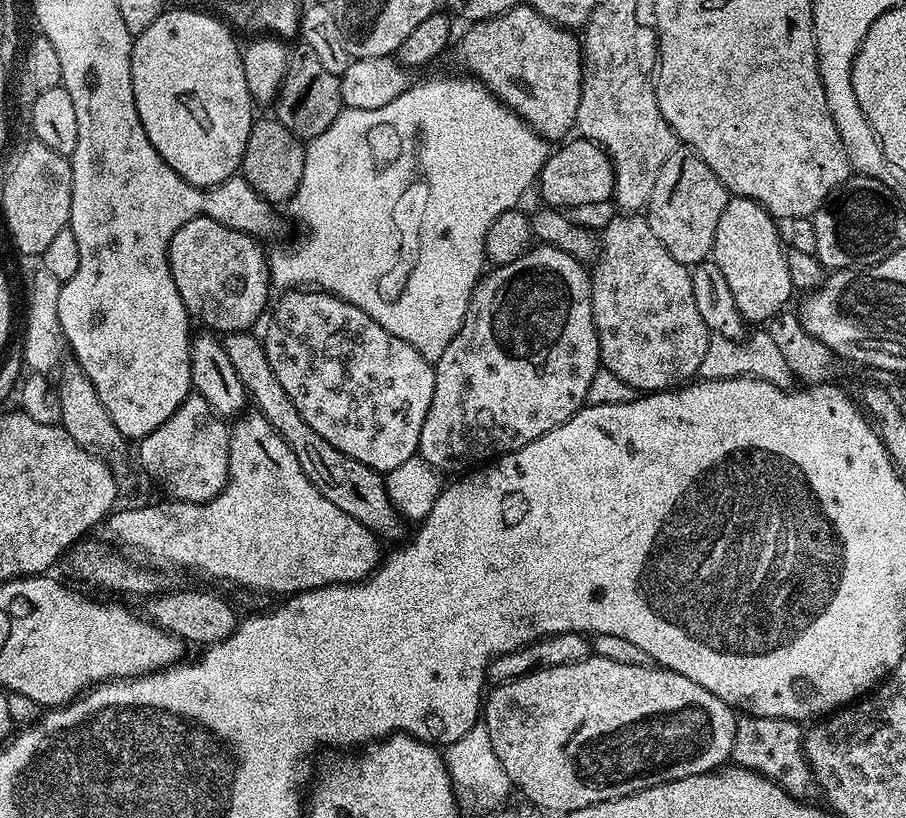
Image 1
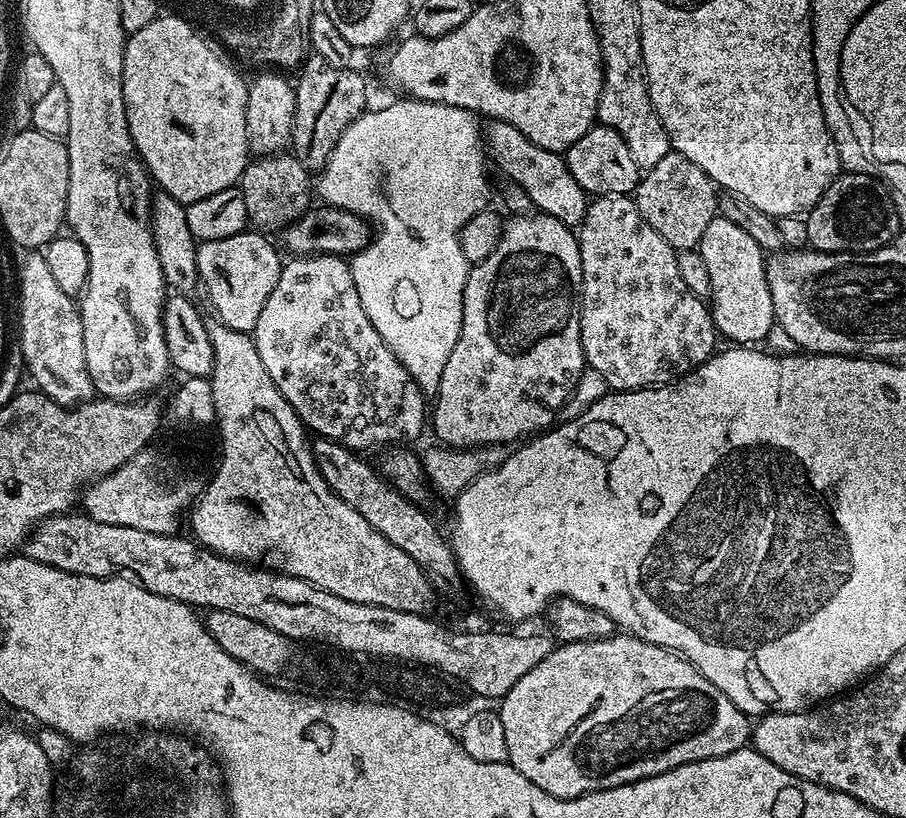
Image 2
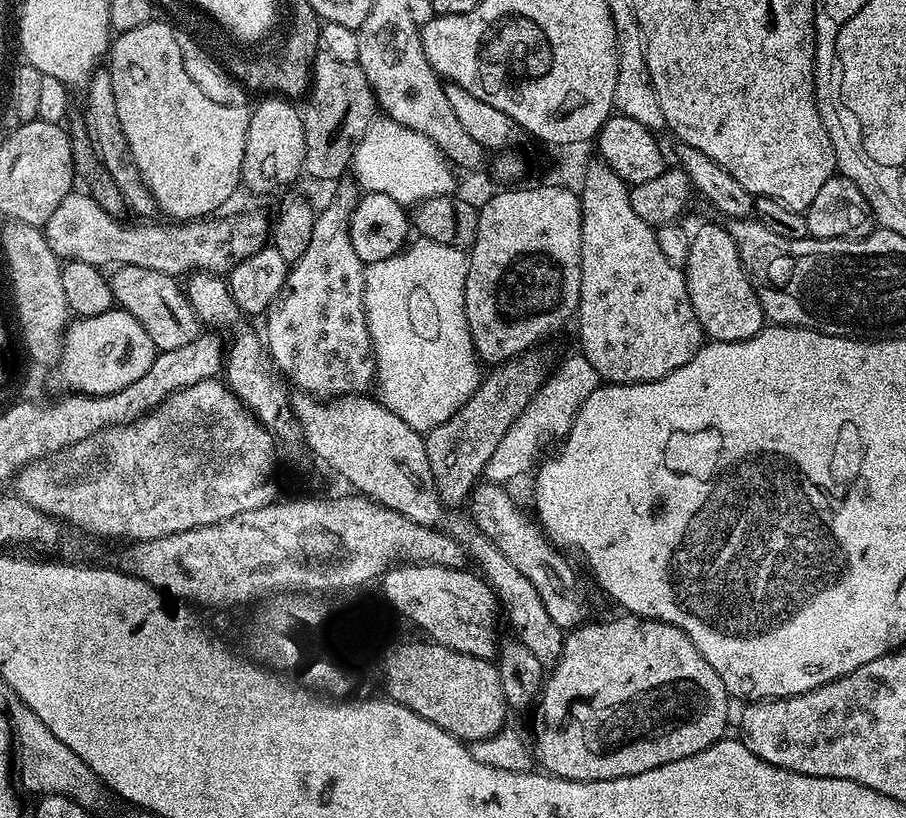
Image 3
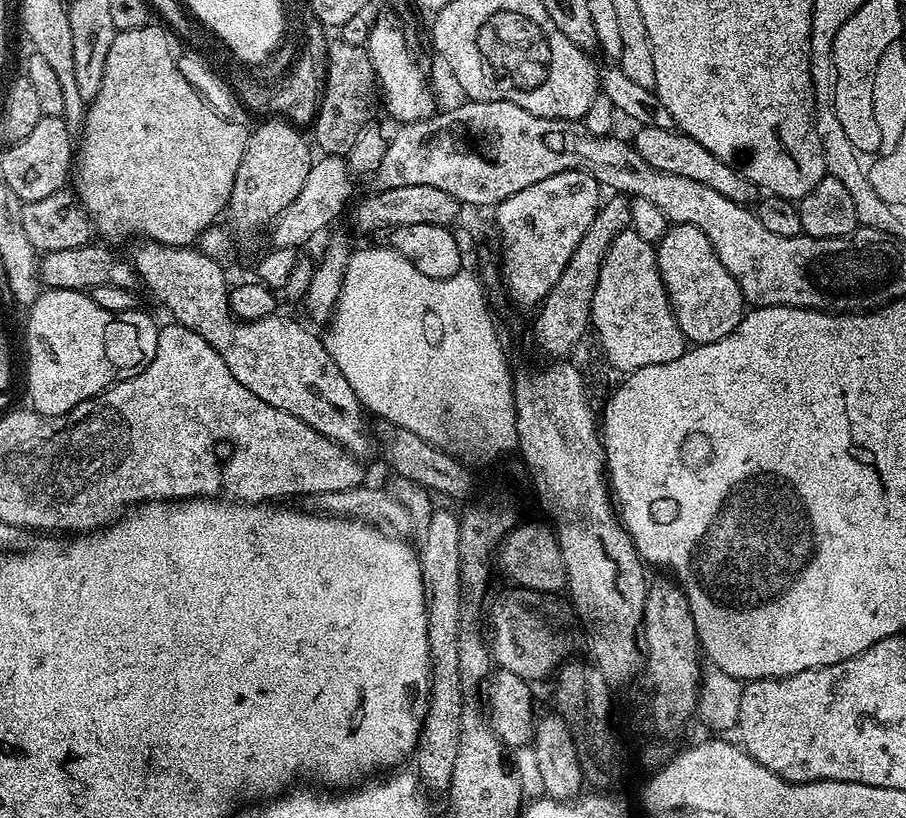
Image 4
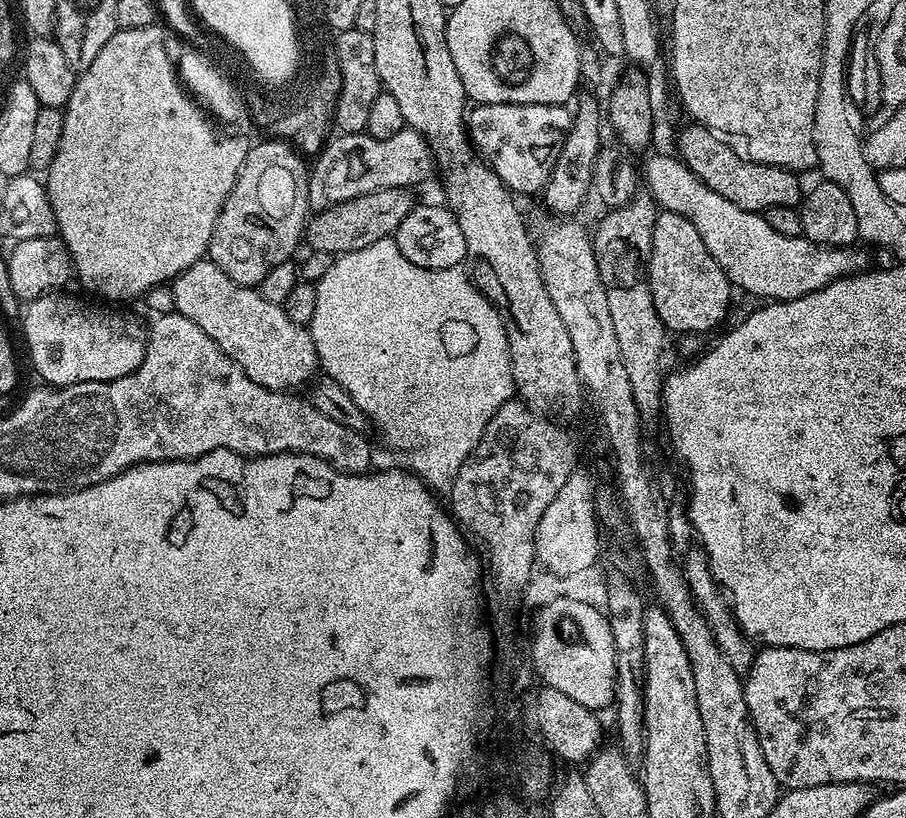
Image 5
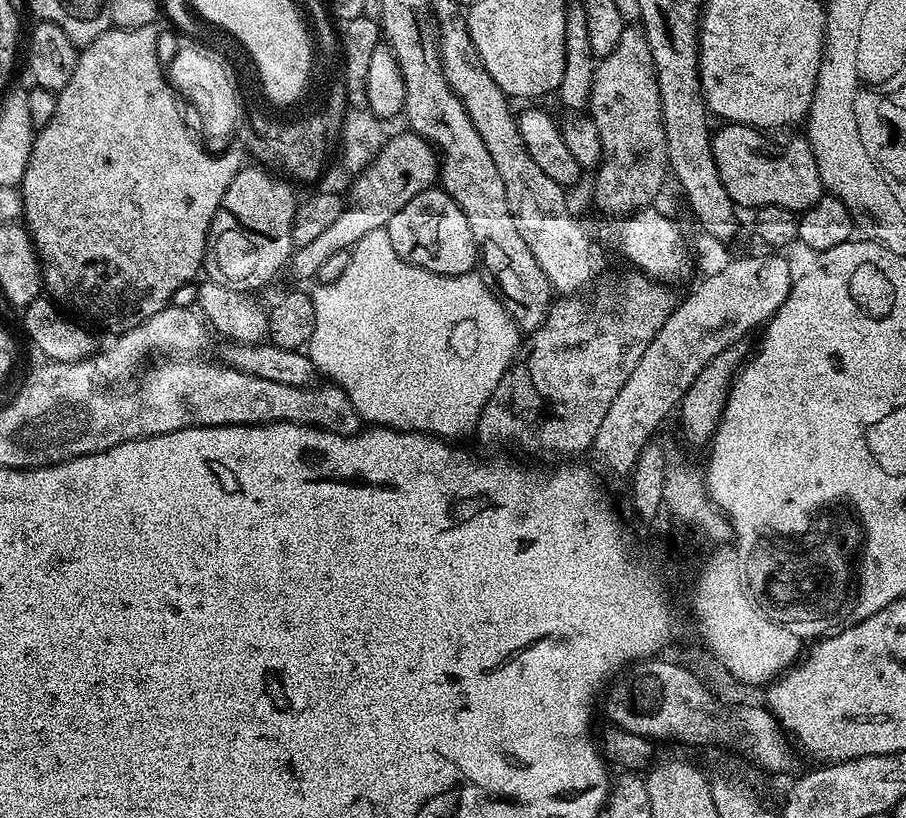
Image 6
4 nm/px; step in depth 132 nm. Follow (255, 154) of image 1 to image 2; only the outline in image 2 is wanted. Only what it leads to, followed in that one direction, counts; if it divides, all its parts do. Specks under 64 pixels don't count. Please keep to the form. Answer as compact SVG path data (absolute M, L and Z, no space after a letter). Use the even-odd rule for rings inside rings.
M291 154L256 156L249 159L248 165L240 175L238 187L246 202L248 219L257 229L265 233L279 233L308 211L314 200L314 180L307 168Z

